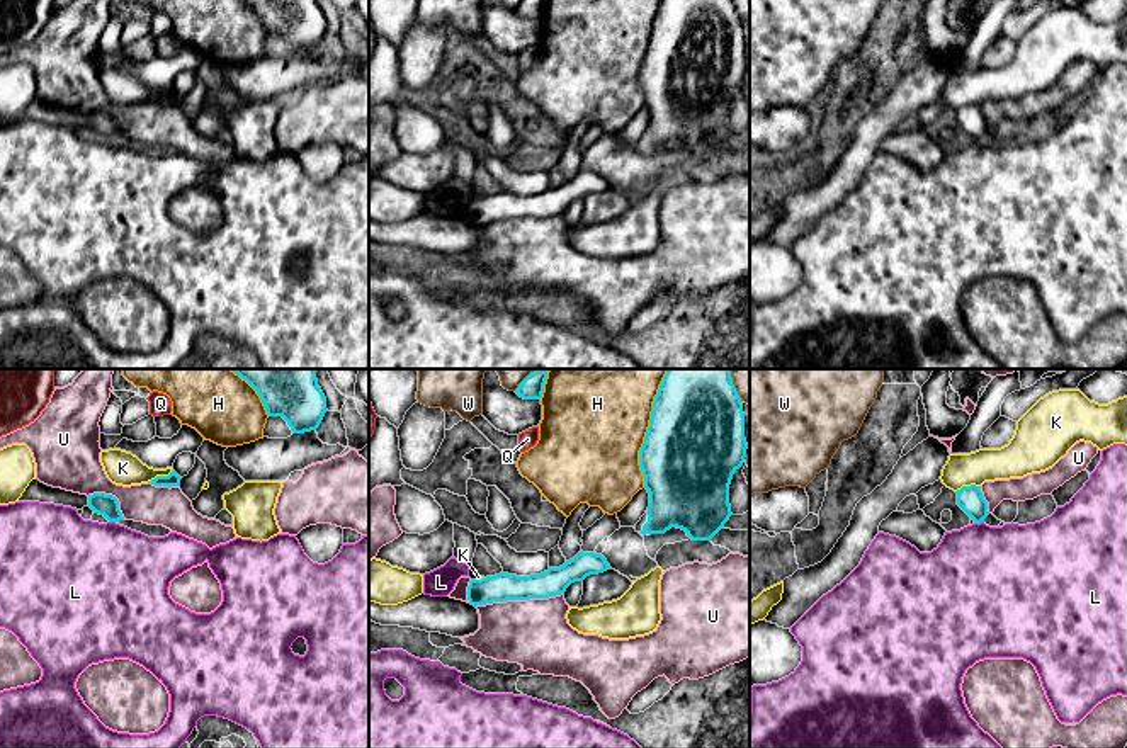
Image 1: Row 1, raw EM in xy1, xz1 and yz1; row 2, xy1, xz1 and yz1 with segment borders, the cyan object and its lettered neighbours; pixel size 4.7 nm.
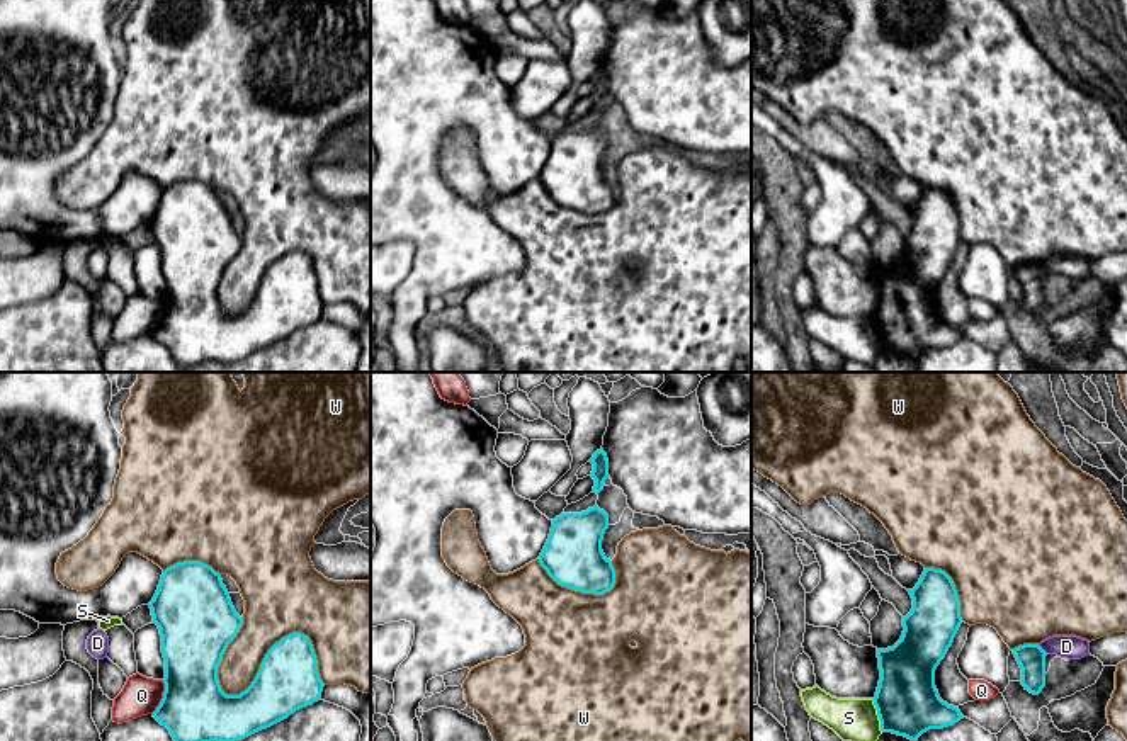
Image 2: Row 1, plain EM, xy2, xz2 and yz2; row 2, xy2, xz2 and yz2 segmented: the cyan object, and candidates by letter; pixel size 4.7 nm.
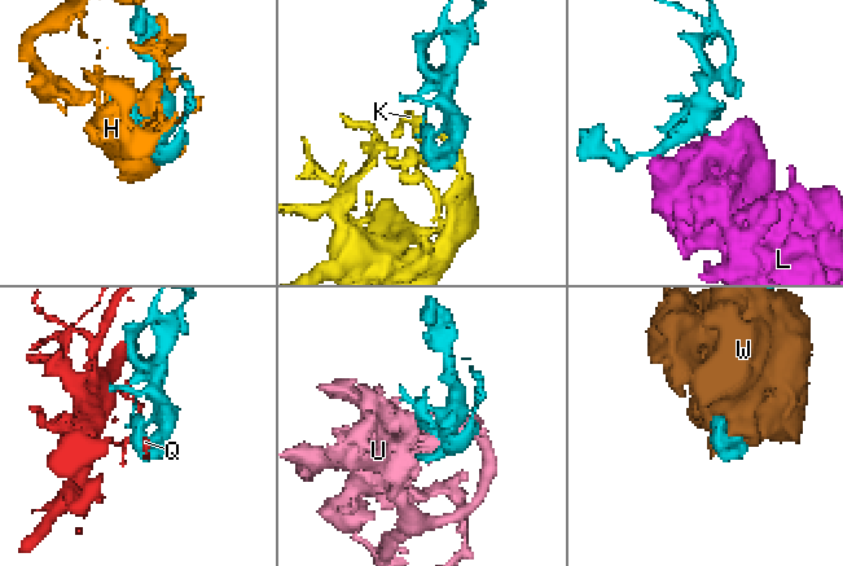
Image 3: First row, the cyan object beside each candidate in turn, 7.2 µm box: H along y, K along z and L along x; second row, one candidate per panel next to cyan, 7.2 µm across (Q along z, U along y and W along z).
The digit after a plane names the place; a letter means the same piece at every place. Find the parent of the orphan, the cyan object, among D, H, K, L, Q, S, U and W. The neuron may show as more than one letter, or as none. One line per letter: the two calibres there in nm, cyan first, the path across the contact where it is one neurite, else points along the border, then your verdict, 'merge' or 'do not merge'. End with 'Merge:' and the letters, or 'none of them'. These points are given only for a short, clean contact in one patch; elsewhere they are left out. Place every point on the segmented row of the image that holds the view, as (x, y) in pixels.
D: 130/110 nm | along yz2 (1037, 644), (1047, 653) | do not merge
H: 460/500 nm | do not merge
K: 60/160 nm | along xy1 (172, 468), (167, 475), (157, 475), (147, 481) | do not merge
L: 120/480 nm | along yz1 (983, 521), (976, 524) | do not merge
Q: 320/180 nm | do not merge
S: 300/200 nm | along yz2 (871, 699), (883, 731) | do not merge
U: 130/320 nm | do not merge
W: 300/360 nm | do not merge
Merge: none of them

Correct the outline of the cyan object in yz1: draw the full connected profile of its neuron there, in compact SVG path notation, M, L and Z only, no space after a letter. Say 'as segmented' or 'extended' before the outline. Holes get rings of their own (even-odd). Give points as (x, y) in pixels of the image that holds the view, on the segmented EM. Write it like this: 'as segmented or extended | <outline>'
as segmented | M962 486L957 493L957 505L976 522L981 524L989 515L988 502L983 496L981 486Z

